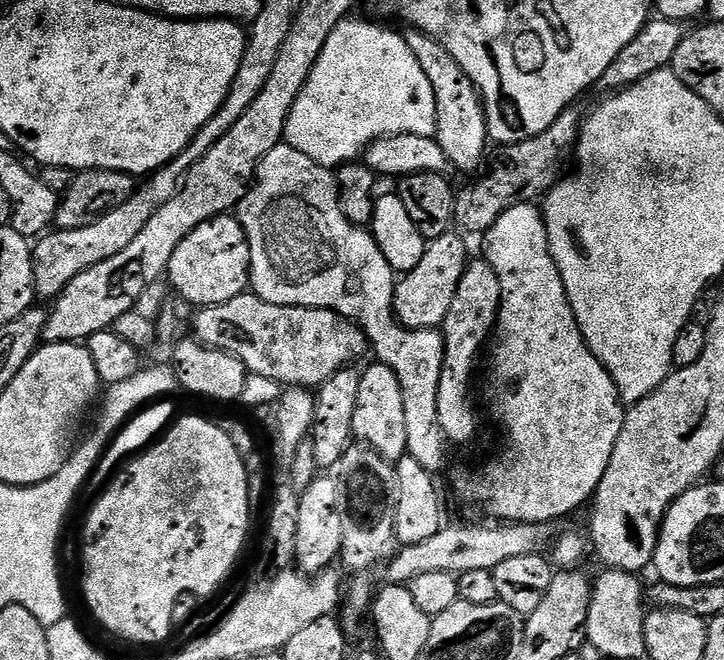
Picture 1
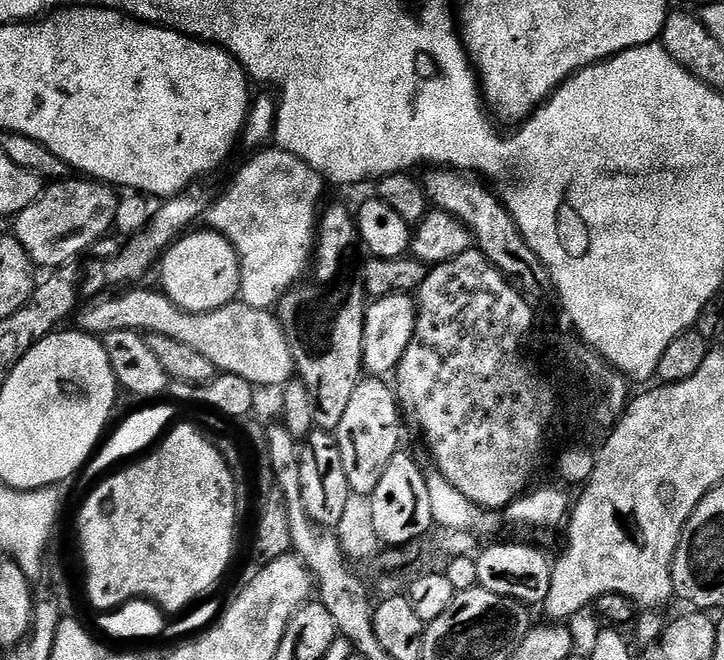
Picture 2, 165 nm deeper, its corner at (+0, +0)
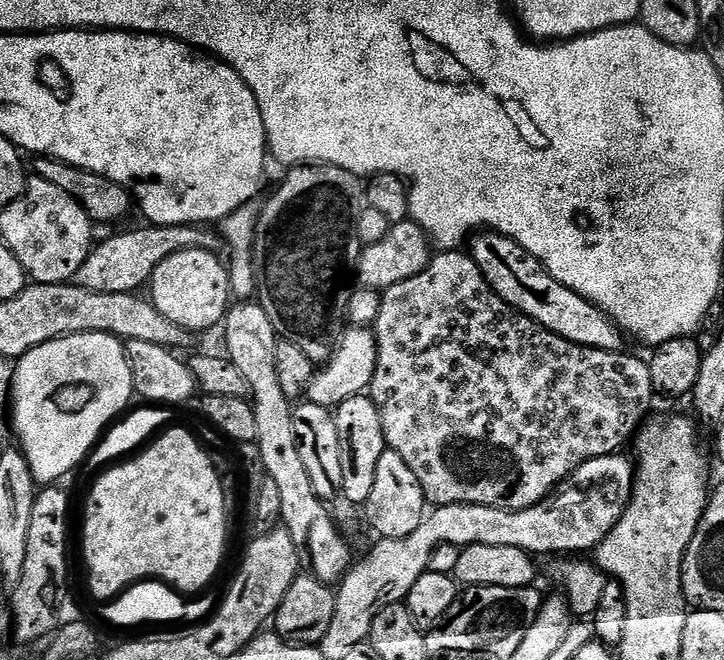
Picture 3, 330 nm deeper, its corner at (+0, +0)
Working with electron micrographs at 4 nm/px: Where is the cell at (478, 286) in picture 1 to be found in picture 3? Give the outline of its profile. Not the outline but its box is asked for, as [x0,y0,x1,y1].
[370,250,654,506]

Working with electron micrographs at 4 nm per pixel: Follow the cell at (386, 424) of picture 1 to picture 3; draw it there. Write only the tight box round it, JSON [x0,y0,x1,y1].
[335,394,386,505]

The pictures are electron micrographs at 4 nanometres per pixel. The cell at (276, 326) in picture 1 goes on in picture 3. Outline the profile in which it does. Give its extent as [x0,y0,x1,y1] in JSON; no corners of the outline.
[8,283,195,350]

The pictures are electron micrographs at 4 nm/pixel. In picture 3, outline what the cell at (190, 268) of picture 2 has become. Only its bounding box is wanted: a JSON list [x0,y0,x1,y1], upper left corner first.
[150,248,232,334]

